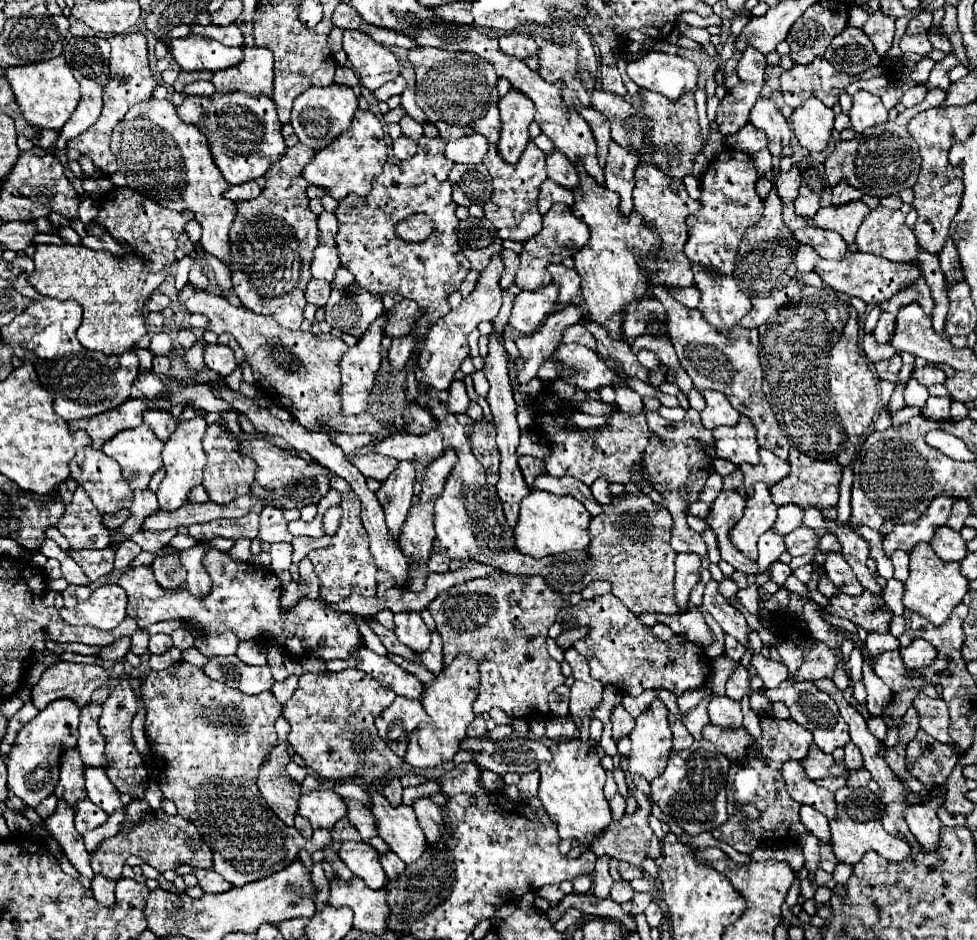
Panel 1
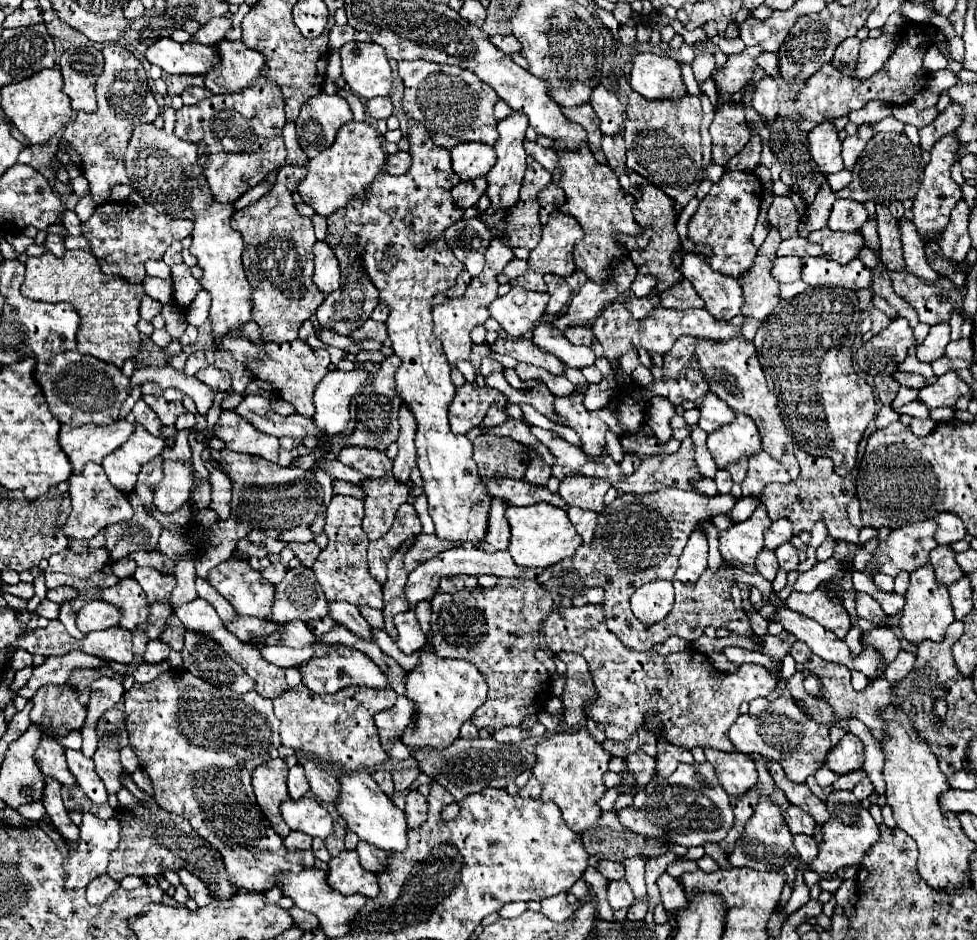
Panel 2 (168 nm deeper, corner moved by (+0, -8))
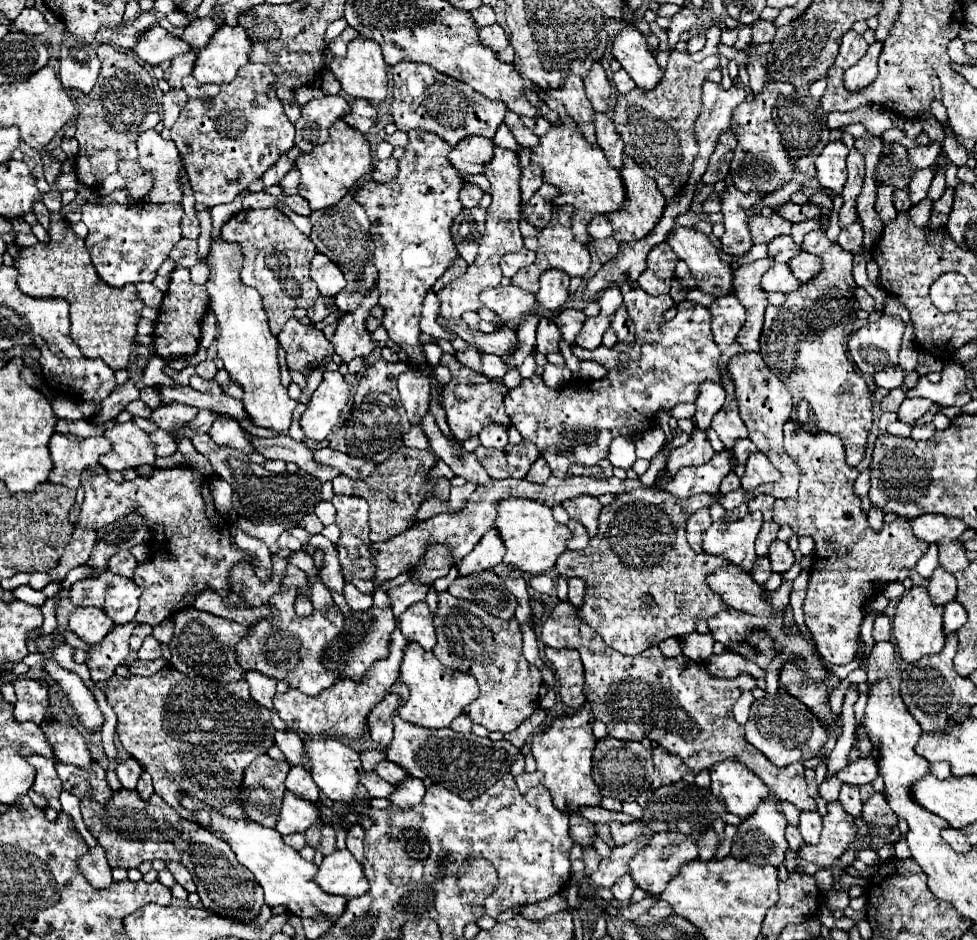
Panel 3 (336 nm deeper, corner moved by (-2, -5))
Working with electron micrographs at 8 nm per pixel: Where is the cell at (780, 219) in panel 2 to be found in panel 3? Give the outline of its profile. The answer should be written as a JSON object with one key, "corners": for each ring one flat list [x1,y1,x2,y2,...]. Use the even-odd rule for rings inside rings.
{"corners":[[760,214,760,216,752,216,752,220,748,220,748,228,752,232,752,242,754,244,768,244,776,236,788,234,790,228,792,228,792,222,780,218,778,214,772,214,768,218,764,218]]}

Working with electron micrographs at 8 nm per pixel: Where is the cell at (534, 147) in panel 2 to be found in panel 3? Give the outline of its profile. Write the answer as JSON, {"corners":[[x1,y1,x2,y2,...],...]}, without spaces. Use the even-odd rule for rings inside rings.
{"corners":[[506,112,504,122,506,122,508,128,512,130,512,134,514,134,514,138,516,138,516,142,518,142,520,146,532,148,532,146,538,144,538,136,524,126,524,122,520,120,520,116,518,116,516,112]]}

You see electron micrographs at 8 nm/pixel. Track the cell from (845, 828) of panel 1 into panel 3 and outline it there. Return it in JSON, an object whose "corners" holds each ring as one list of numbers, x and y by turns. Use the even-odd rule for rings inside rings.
{"corners":[[840,802,828,804,828,814,824,816,824,828,820,834,820,840,816,846,800,846,798,848,798,866,804,866,808,862,830,866,856,838,854,830,854,816,850,816]]}

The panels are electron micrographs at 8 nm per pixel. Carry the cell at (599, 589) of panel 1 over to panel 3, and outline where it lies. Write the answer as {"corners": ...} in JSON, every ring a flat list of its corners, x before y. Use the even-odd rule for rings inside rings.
{"corners":[[570,578,568,580,568,602,574,604,574,606,580,606,582,604,582,598,584,598,584,580,580,578]]}

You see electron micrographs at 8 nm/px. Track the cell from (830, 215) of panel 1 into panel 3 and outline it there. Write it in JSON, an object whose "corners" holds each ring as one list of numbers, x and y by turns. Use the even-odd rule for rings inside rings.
{"corners":[[820,230,810,232,804,238,802,250,820,256,822,260,822,272,816,274,806,284,800,284,798,290,786,294,786,300,782,306,768,306,766,308,766,320,764,330,760,336,760,354,766,362,766,366,786,382,786,388,790,388,794,398,794,410,792,420,796,420,800,426,808,428,810,432,832,432,832,426,836,426,836,434,842,438,846,448,846,462,850,466,858,466,858,462,866,454,866,442,872,428,872,400,870,390,866,382,862,380,860,372,856,372,854,364,850,362,844,342,848,340,850,332,854,330,856,312,860,306,856,306,856,282,852,278,852,254,842,250,838,244,830,242,826,234]]}

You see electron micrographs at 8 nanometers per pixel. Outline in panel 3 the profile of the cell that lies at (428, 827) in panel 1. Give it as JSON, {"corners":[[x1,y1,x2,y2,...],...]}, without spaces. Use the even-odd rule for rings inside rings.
{"corners":[[406,776,404,780,398,782,396,790,388,796,388,800,394,806,400,806,400,808,406,810,406,808,412,808,412,806,420,804,422,798,424,798,424,792,426,792,426,788,424,788,422,780,412,778,412,776]]}

